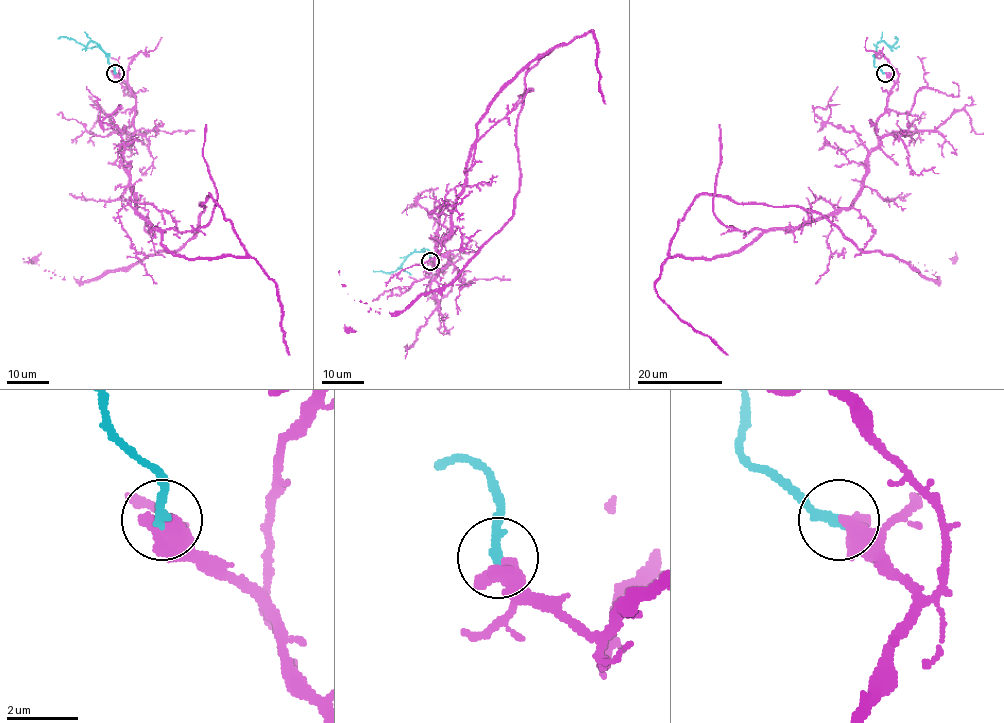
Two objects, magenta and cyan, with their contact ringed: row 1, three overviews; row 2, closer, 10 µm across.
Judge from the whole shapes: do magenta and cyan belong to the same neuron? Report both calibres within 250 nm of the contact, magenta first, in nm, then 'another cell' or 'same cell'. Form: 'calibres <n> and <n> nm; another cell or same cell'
calibres 600 and 280 nm; same cell

